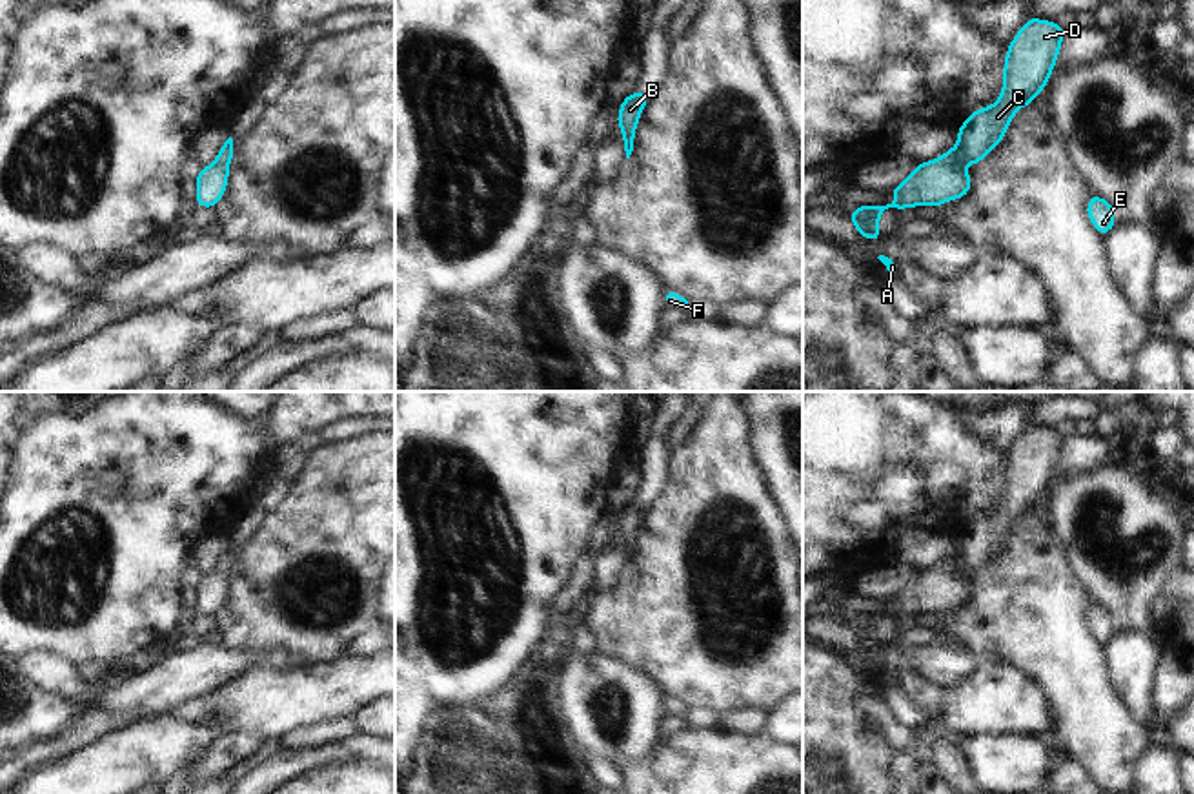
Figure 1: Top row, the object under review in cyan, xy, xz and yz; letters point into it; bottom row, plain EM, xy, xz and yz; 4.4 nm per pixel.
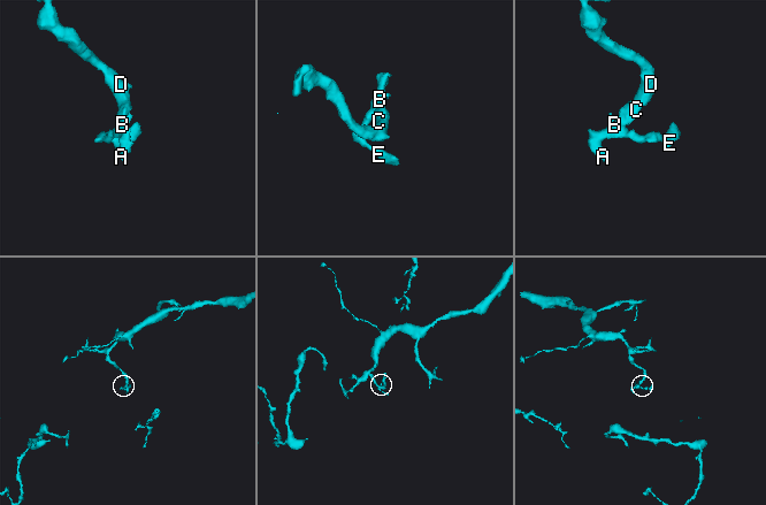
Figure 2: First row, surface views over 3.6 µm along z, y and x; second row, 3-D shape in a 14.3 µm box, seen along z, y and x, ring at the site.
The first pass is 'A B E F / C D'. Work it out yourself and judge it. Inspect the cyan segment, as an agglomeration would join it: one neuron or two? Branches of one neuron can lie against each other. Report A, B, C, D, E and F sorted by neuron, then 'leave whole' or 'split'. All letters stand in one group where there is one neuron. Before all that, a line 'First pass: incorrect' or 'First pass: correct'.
First pass: incorrect
A B C D E F; leave whole

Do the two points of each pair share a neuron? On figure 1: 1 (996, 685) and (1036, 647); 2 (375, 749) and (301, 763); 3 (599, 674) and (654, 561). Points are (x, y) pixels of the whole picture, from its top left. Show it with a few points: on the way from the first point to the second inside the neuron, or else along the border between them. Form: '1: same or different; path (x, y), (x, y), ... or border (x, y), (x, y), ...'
1: different; border (978, 663), (1003, 663), (1023, 671), (1045, 698)
2: same; path (357, 749), (319, 756)
3: different; border (594, 651), (637, 667), (647, 674)

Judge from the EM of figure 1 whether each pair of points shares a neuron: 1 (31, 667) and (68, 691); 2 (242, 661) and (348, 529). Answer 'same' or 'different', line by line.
1: same
2: different

